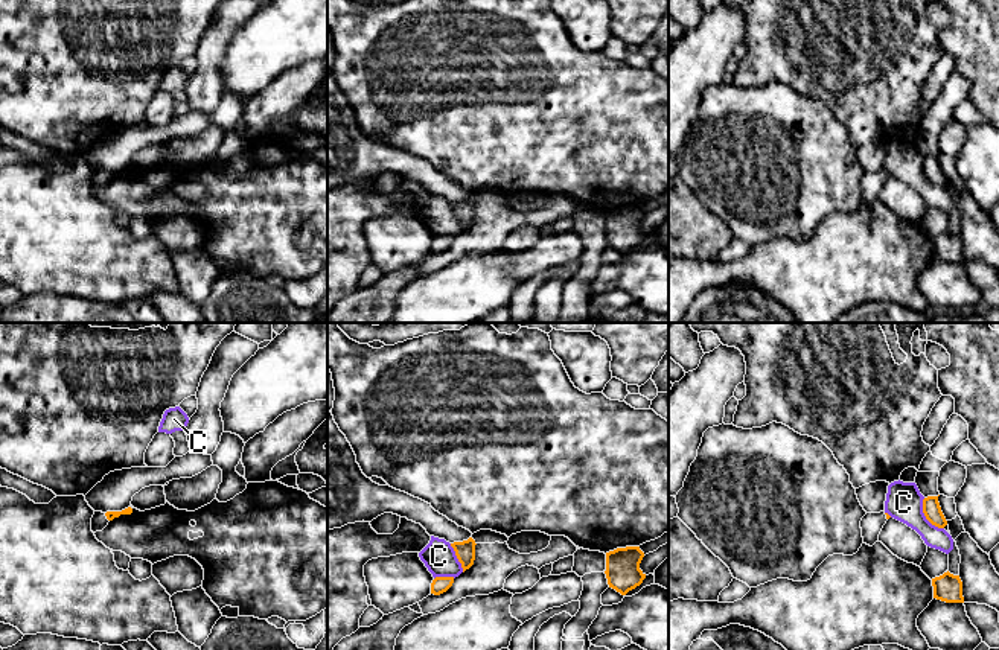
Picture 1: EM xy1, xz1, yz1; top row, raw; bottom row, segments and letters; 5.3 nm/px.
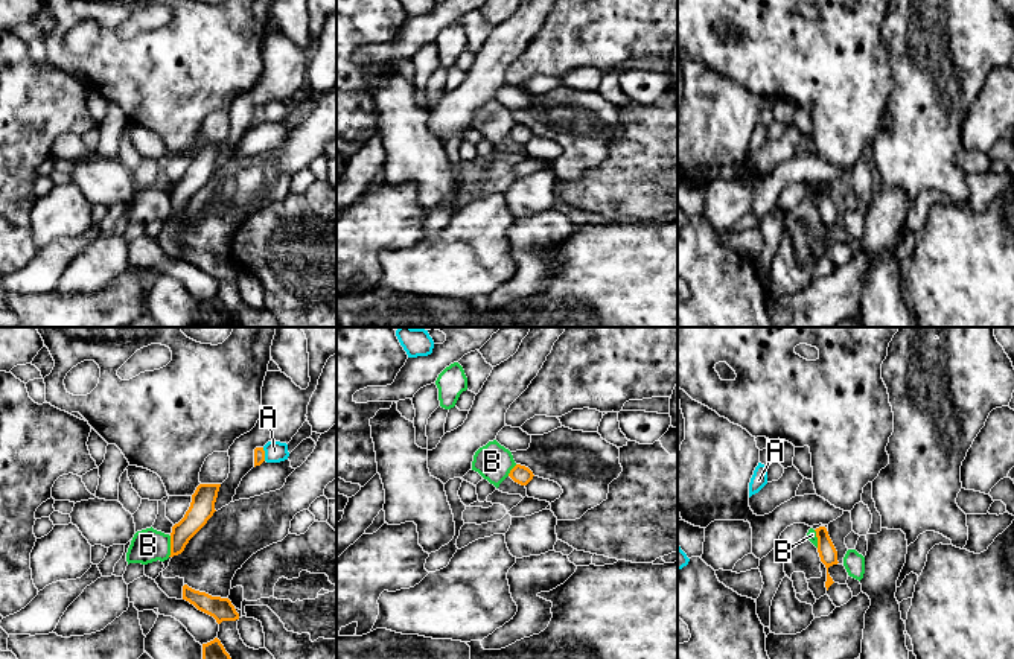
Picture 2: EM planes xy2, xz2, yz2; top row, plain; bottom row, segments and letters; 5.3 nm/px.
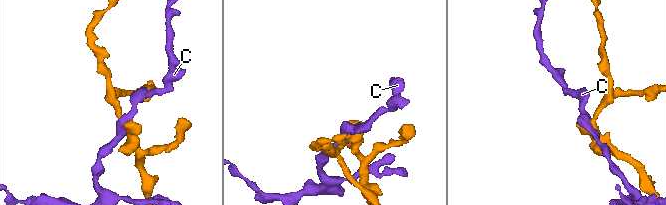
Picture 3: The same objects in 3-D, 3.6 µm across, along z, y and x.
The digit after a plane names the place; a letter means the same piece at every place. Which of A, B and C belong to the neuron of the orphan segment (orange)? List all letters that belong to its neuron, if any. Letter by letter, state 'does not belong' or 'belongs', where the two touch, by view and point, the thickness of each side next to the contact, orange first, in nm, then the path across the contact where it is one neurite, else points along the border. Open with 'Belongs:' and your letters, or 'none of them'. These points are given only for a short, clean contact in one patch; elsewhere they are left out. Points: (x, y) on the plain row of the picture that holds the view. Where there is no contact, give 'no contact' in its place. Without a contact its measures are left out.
Belongs: none of them
A: does not belong; contact xy2 (264, 113); calibres 60 and 110 nm; border xy2 (262, 107), (265, 119)
B: does not belong; contact xy2 (171, 206); calibres 120 and 180 nm
C: does not belong; contact yz1 (925, 174); calibres 100 and 190 nm; border yz1 (923, 157), (923, 174), (932, 183), (943, 187)

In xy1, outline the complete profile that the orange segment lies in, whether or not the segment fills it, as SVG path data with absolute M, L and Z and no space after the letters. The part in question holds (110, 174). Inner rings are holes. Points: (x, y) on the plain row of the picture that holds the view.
M131 166L122 170L107 170L107 172L94 170L91 177L91 190L93 192L102 190L108 184L108 181L113 180L114 177L119 177L120 174L131 174L131 172L132 172Z

